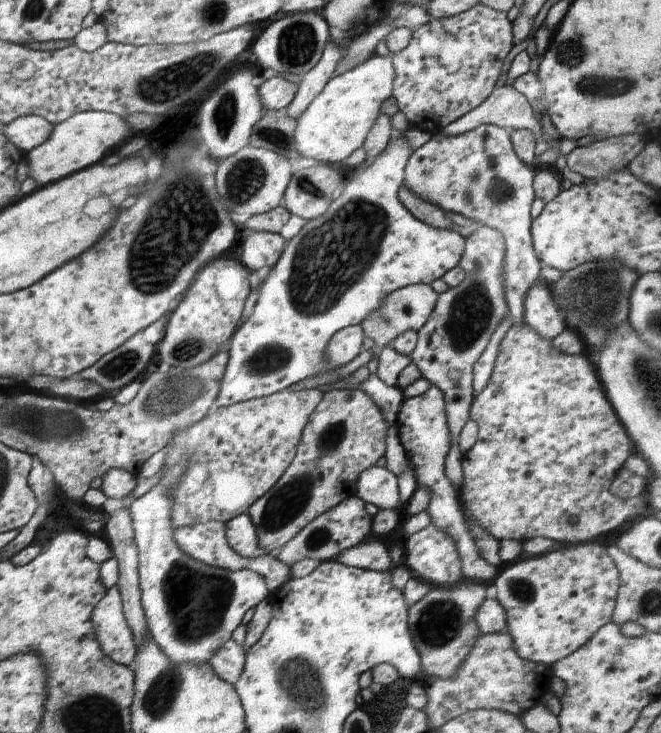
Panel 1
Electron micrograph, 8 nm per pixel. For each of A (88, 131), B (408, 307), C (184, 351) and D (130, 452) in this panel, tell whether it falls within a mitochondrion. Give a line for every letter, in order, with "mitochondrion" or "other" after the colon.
A: other
B: mitochondrion
C: mitochondrion
D: other

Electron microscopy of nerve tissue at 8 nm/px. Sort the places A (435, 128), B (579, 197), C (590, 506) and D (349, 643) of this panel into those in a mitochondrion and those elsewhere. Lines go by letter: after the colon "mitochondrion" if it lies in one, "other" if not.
A: other
B: other
C: other
D: other

